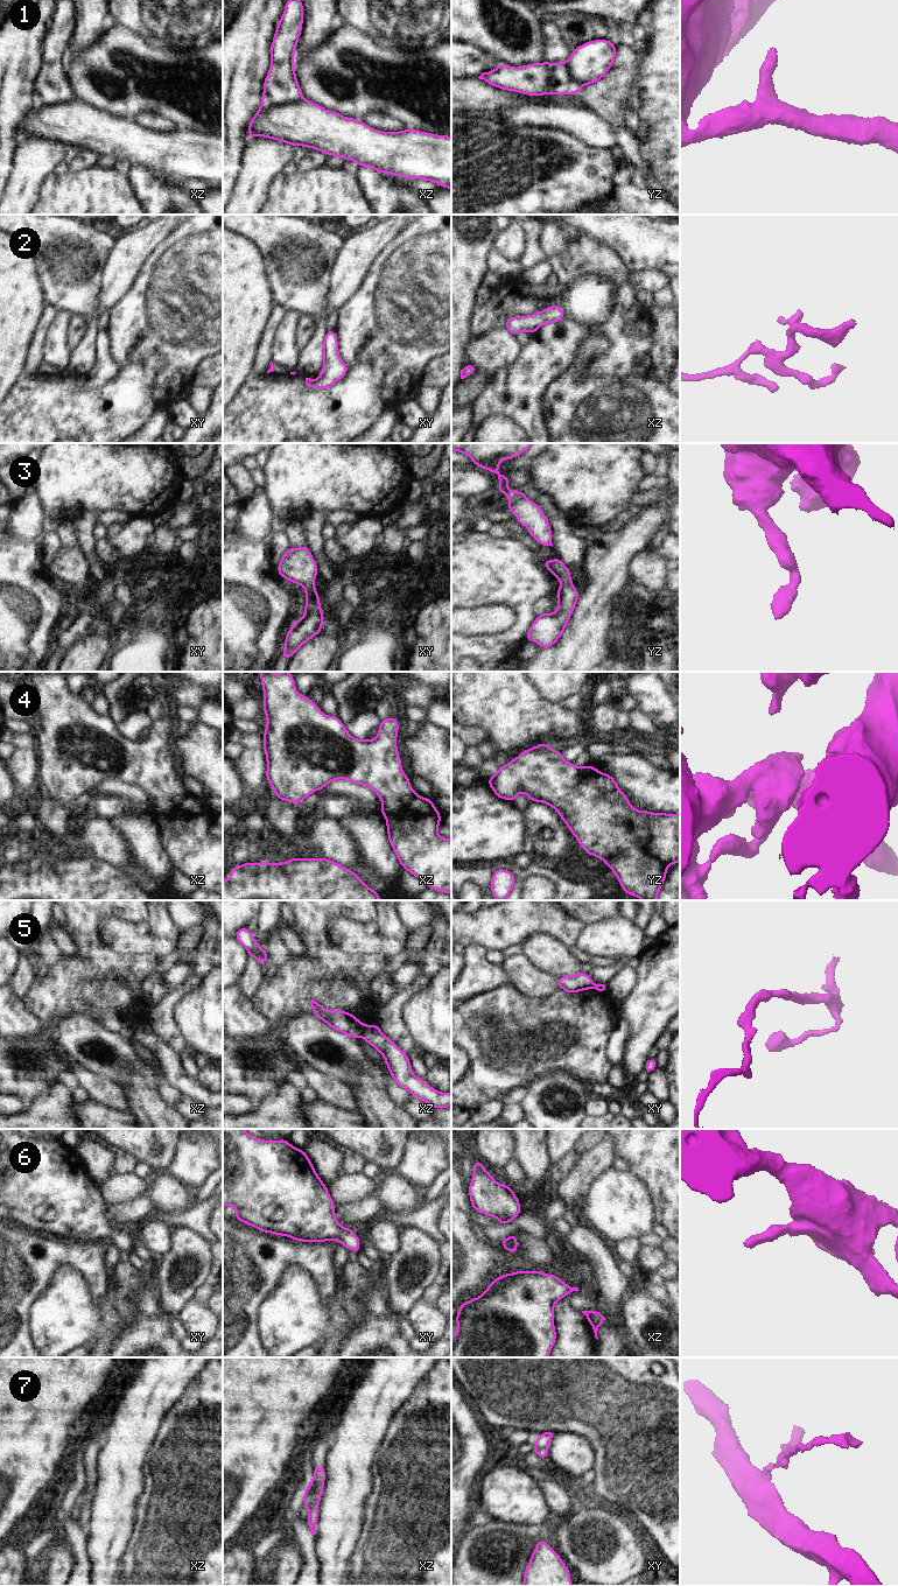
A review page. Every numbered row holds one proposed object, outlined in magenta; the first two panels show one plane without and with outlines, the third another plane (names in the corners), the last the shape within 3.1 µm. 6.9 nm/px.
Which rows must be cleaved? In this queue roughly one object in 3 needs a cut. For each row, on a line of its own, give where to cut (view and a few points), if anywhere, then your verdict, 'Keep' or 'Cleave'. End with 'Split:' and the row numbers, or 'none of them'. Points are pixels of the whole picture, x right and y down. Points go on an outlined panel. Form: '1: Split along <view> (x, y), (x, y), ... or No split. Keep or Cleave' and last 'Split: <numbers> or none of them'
1: Split along xz (300, 99), (261, 107). Cleave
2: No split. Keep
3: No split. Keep
4: No split. Keep
5: Split along xz (365, 1025), (360, 1034). Cleave
6: No split. Keep
7: Split along xz (314, 1479), (314, 1490), (304, 1495). Cleave
Split: 1, 5, 7.

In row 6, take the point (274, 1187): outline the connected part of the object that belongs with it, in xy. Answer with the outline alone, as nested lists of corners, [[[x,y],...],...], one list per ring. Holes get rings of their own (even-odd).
[[[223,1129],[223,1207],[227,1205],[236,1207],[236,1220],[264,1233],[301,1242],[337,1240],[348,1250],[356,1252],[363,1250],[353,1230],[344,1228],[335,1217],[335,1202],[307,1153],[290,1145],[286,1138],[276,1142],[264,1141],[248,1136],[245,1129]]]

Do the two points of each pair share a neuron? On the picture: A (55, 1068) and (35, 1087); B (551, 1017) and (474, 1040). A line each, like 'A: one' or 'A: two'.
A: one
B: one

